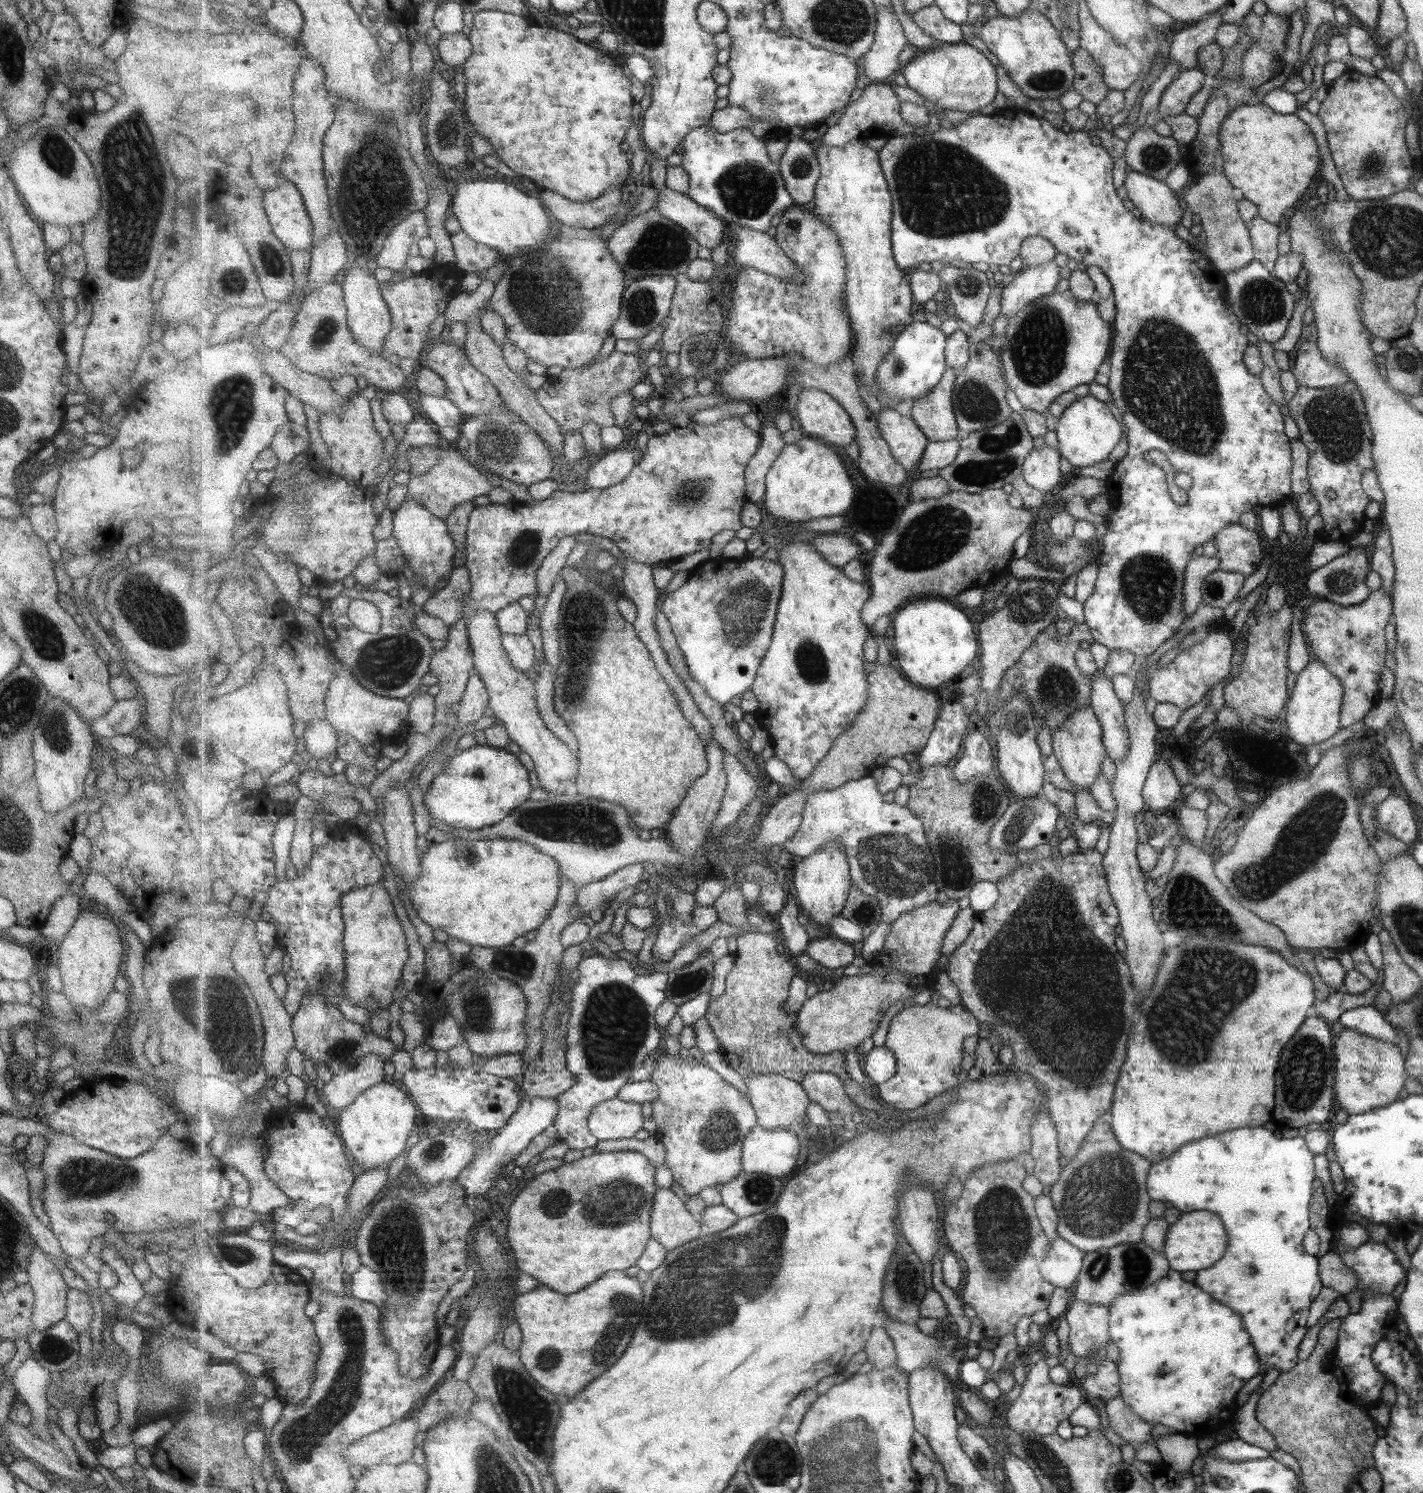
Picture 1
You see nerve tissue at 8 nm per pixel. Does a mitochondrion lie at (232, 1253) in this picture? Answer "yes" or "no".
yes

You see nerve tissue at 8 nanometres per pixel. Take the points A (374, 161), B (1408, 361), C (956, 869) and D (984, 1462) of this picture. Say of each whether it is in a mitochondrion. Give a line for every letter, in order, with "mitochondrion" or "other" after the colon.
A: mitochondrion
B: mitochondrion
C: mitochondrion
D: mitochondrion

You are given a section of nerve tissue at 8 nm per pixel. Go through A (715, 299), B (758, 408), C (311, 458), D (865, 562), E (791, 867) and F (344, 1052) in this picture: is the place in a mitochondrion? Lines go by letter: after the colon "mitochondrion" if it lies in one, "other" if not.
A: other
B: other
C: other
D: other
E: other
F: mitochondrion

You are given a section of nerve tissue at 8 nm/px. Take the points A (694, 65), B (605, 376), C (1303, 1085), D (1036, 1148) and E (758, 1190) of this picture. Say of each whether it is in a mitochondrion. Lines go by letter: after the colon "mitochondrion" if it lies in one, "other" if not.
A: other
B: other
C: mitochondrion
D: other
E: mitochondrion

